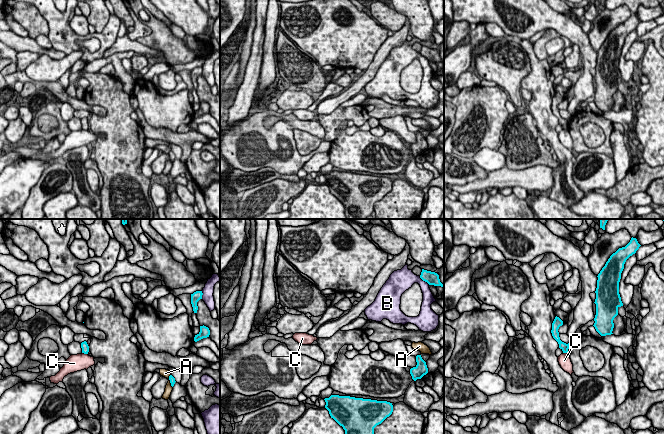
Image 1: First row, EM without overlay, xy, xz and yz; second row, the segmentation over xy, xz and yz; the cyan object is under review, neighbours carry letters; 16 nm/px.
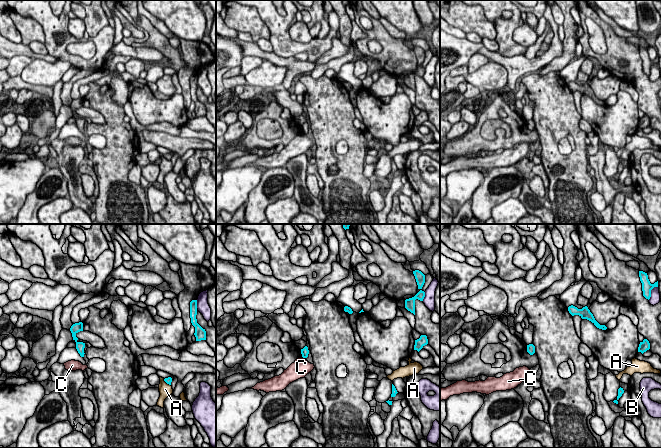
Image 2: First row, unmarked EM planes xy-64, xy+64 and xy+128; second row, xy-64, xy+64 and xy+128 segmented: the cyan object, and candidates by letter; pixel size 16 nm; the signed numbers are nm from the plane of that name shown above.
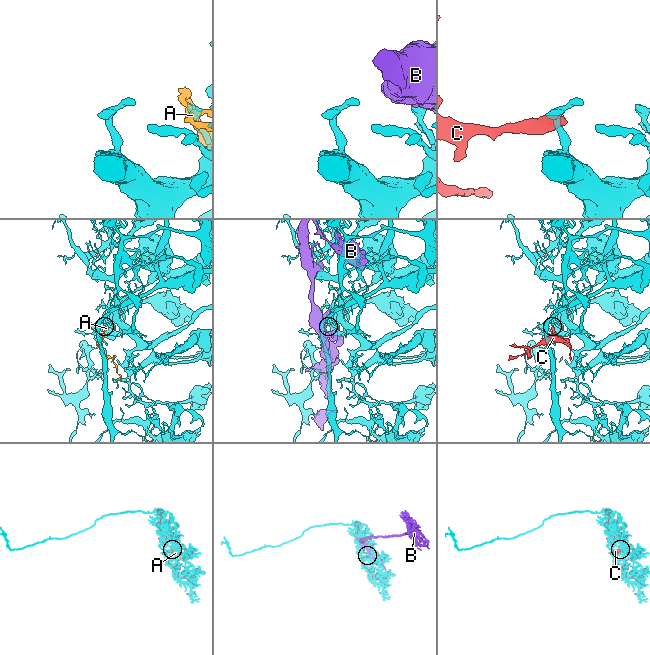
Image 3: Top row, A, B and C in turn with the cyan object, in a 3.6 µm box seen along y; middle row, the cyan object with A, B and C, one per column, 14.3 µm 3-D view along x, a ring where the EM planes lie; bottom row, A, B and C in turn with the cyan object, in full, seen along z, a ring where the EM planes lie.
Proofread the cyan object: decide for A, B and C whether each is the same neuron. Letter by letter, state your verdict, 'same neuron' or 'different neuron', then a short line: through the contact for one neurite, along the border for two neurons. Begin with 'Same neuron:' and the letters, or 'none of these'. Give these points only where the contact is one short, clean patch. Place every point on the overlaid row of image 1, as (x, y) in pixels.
Same neuron: none of these
A: different neuron
B: different neuron
C: different neuron; line xy (82, 352), (87, 354)

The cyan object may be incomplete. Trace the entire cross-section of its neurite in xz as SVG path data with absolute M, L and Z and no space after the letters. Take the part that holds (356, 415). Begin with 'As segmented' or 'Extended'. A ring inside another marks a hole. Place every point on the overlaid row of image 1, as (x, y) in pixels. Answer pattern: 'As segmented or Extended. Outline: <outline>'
As segmented. Outline: M331 395L324 399L325 408L345 430L345 434L374 434L374 428L381 424L393 412L393 405L387 401L355 398L350 396Z

